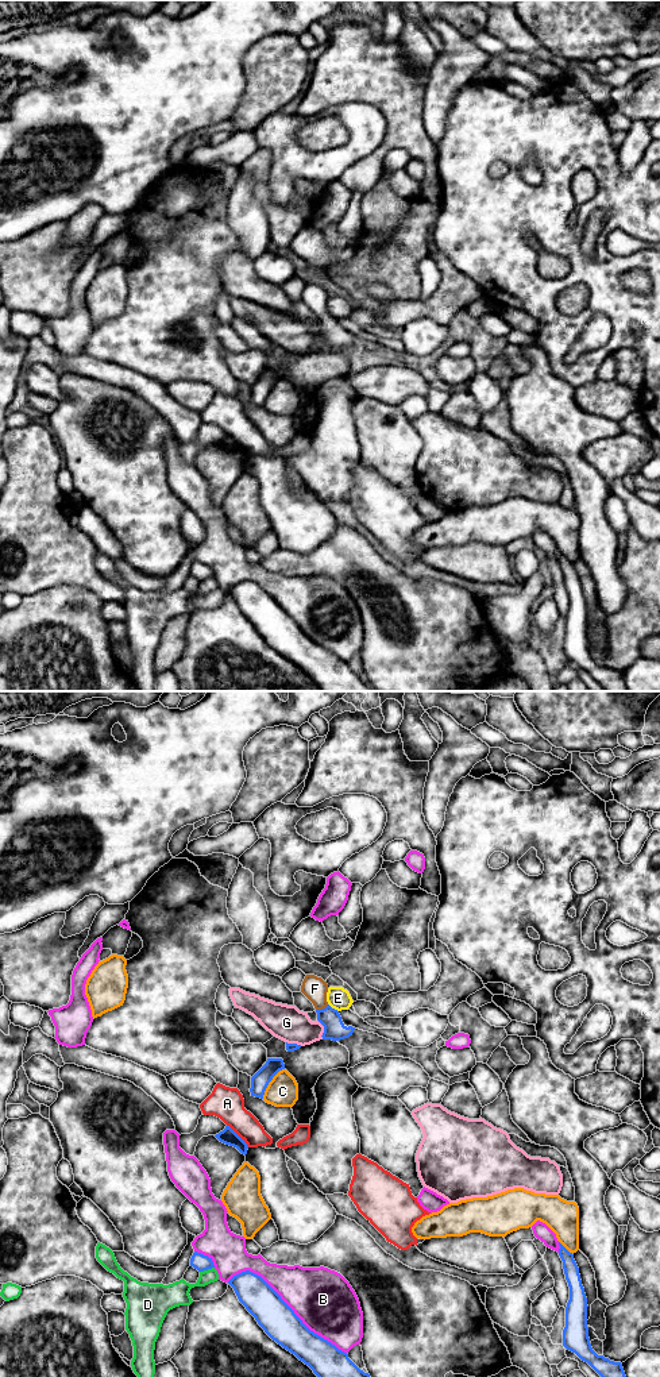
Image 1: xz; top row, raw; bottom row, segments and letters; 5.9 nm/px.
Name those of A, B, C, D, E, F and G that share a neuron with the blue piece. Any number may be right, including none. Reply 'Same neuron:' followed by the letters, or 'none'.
Same neuron: F

